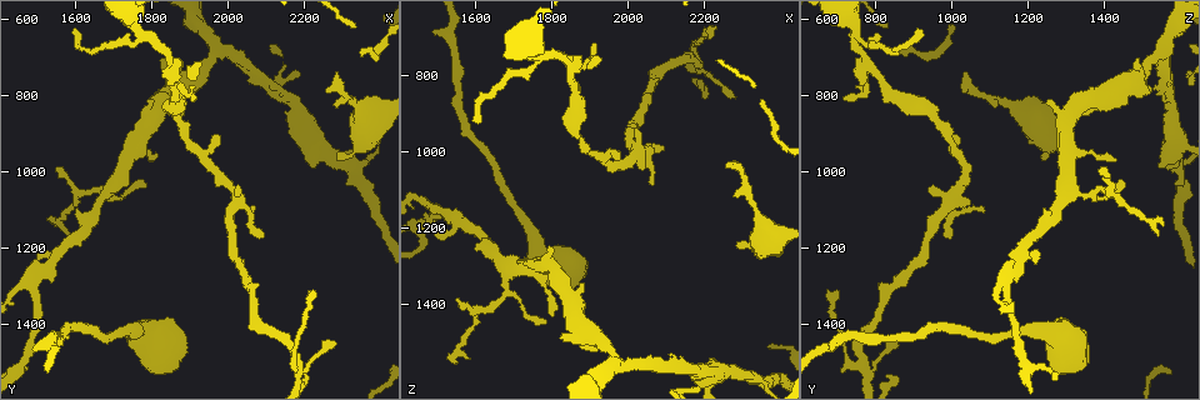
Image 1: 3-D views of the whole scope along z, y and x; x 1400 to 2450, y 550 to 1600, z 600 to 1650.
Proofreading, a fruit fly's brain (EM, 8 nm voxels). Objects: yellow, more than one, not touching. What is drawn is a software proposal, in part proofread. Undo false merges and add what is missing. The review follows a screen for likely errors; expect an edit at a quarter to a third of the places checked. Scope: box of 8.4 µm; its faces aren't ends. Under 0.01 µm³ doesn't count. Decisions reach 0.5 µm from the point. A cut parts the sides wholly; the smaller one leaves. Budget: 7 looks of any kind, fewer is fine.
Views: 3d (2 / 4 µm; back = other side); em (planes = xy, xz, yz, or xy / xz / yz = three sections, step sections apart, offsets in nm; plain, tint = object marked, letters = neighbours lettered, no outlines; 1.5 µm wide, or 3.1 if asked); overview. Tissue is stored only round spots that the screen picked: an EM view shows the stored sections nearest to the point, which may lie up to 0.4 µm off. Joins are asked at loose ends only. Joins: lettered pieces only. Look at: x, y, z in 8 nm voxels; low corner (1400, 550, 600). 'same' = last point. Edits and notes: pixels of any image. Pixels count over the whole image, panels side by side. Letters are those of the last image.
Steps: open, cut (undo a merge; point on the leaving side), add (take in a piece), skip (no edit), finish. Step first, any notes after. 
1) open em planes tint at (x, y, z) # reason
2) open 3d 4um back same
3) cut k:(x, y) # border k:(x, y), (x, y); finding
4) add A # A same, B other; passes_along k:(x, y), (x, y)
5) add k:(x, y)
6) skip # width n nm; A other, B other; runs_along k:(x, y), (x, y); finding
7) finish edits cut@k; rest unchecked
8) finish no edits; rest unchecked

open 3d 2um at (1480, 1465, 685) # an open end

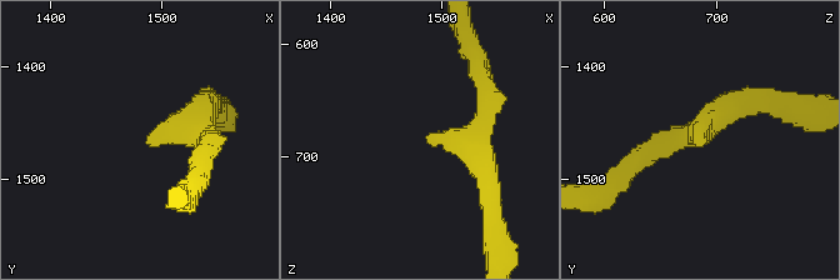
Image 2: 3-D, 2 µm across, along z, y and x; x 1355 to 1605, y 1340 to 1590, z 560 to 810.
open em yz step 4 tint at (1486, 1460, 680)

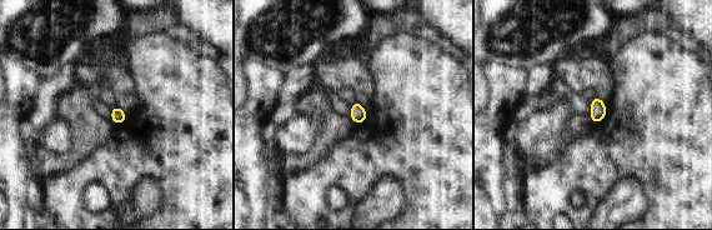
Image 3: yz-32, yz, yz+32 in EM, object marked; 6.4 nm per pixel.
open em yz step 4 letters same

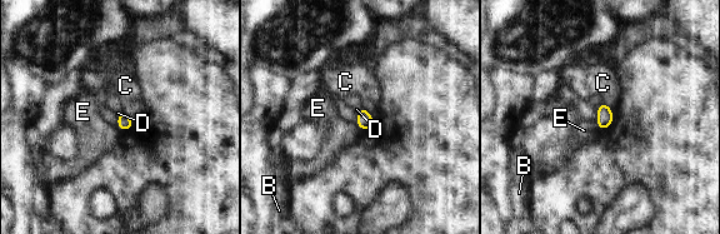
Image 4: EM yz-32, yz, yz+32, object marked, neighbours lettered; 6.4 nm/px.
skip # B other, C other, D other, E other; no lettered piece goes on from it

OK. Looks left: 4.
open 3d 4um at (1760, 1420, 1220) # calibre changes

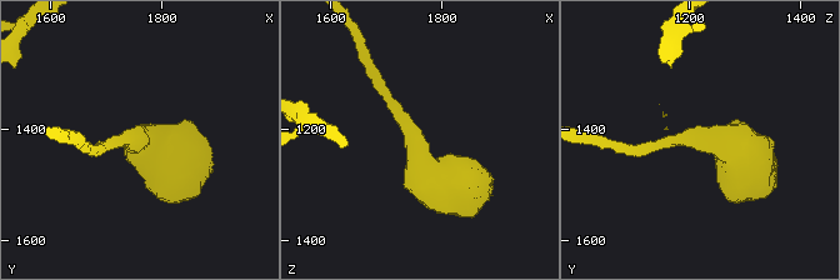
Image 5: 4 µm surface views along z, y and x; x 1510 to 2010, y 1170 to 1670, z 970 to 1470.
open em planes letters at (1750, 1420, 1220) # arm_widths 170, 750 nm; need the tissue

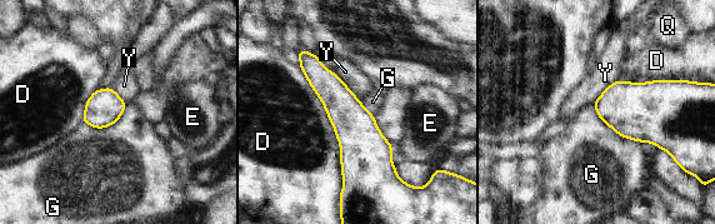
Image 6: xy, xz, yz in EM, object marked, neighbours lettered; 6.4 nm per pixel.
skip # longest_contact D 500 nm; D other, E other, G other, Q other, Y other; continuous, no second cell

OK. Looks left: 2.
finish no edits; rest unchecked

